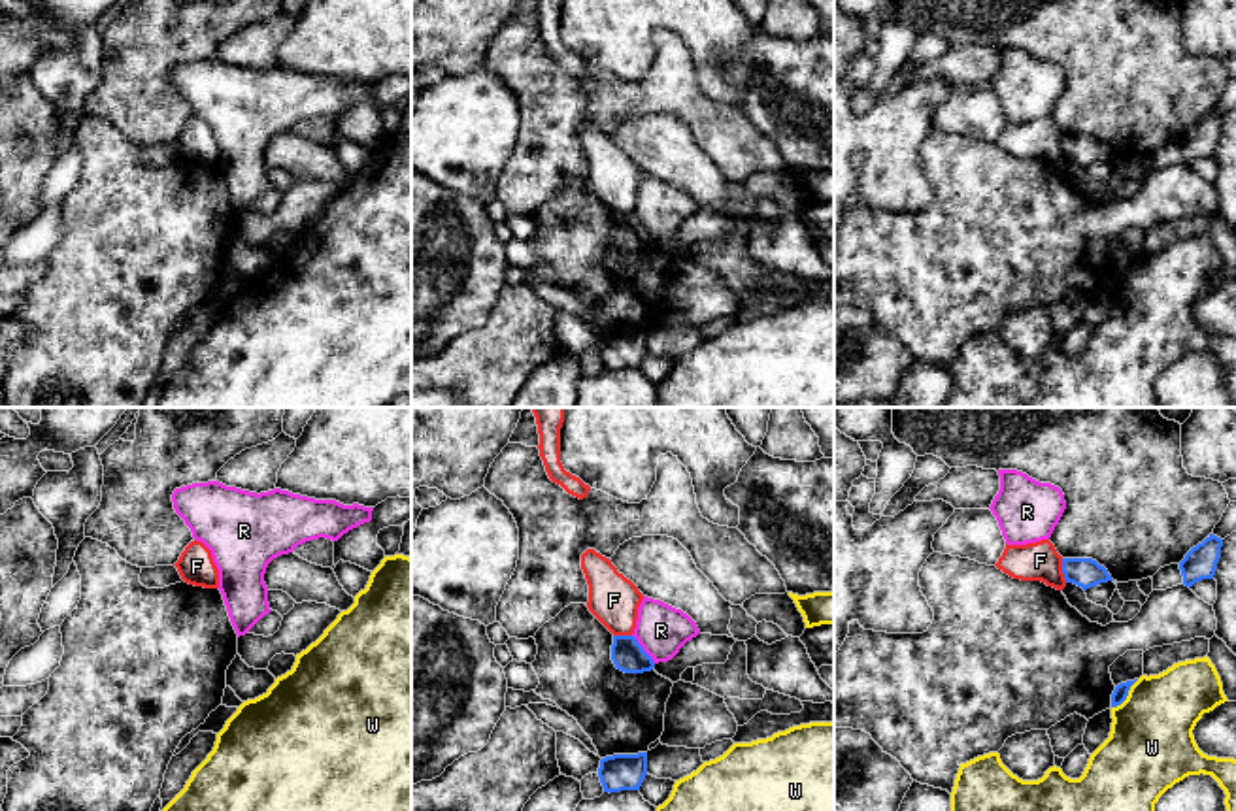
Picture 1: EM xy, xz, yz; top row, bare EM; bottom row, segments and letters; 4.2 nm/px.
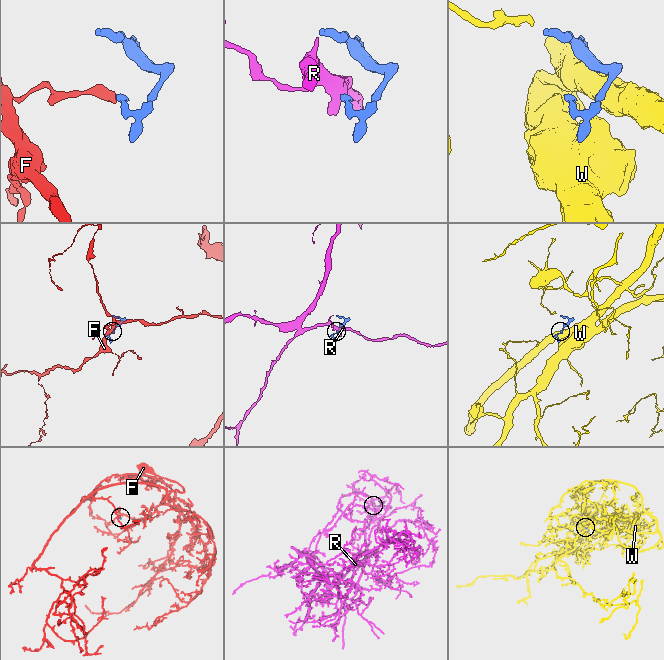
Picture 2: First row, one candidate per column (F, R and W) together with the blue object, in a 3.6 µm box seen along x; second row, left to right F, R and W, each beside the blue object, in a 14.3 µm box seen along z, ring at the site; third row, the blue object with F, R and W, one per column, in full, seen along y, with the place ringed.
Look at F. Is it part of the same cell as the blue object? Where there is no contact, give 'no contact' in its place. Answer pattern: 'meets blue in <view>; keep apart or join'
meets blue in yz; keep apart

